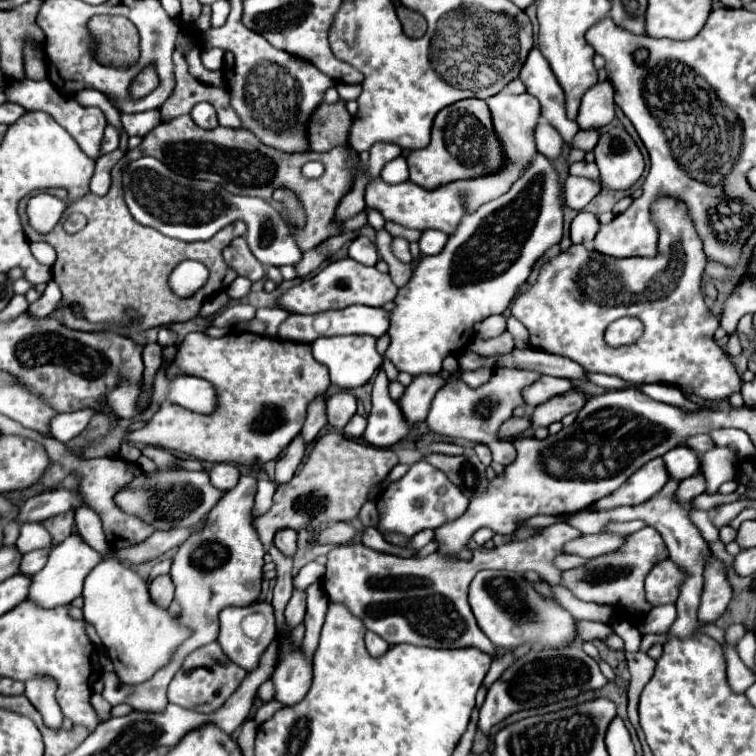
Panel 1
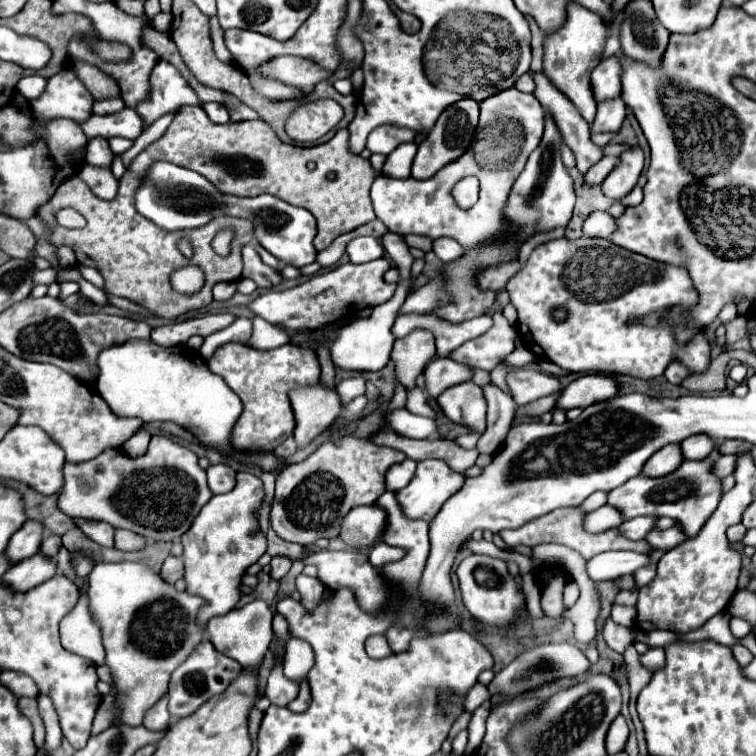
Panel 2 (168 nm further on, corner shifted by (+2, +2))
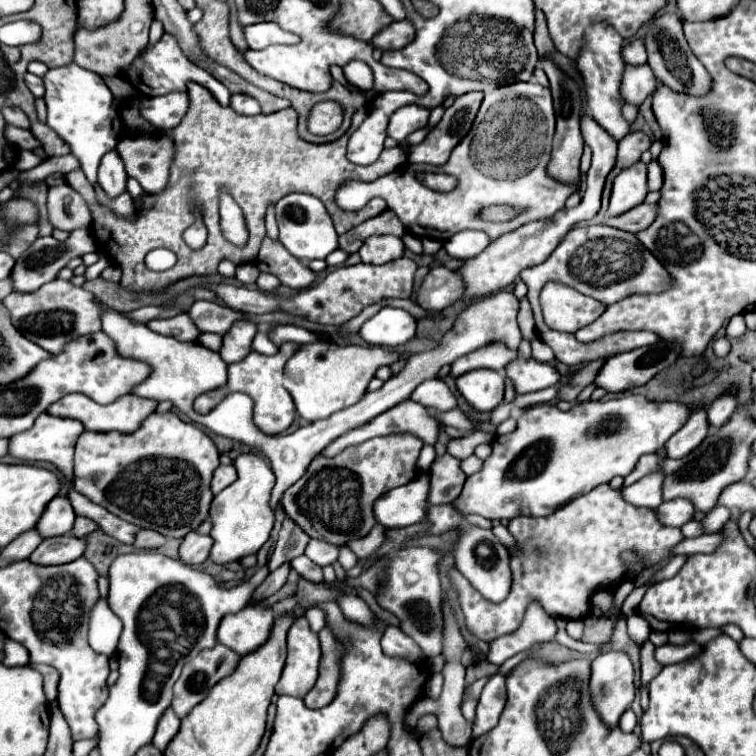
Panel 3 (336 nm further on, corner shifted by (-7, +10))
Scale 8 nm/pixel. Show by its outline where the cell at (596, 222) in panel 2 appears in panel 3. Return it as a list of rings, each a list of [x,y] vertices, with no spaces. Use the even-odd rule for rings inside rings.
[[[637,205],[635,209],[629,209],[617,217],[609,217],[607,225],[629,233],[637,233],[649,227],[653,223],[653,217],[655,217],[655,205]]]

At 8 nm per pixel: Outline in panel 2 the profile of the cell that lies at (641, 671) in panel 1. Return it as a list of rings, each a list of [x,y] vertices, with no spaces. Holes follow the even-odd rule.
[[[630,645],[630,647],[626,649],[624,659],[626,659],[626,665],[628,665],[628,679],[630,679],[630,715],[632,715],[632,721],[638,721],[636,697],[638,697],[640,689],[648,685],[652,673],[650,673],[646,667],[642,667],[640,655],[638,655],[638,651],[634,649],[634,645]]]

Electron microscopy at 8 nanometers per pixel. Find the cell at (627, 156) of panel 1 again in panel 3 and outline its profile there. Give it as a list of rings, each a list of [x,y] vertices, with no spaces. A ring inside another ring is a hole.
[[[637,161],[629,169],[621,171],[611,189],[611,199],[609,199],[609,217],[621,215],[627,209],[641,205],[647,195],[647,165],[643,161]]]

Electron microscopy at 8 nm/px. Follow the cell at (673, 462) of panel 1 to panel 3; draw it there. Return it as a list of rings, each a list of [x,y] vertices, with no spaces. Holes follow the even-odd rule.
[[[727,391],[725,395],[717,397],[709,407],[707,407],[707,419],[709,425],[719,429],[721,425],[725,425],[731,415],[735,413],[735,403],[737,403],[737,393],[735,391]]]

